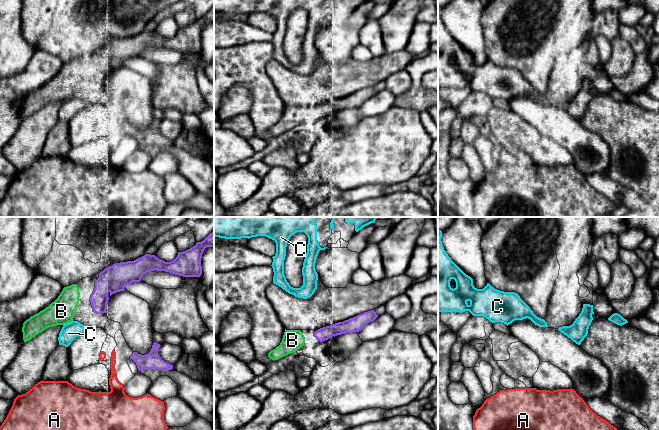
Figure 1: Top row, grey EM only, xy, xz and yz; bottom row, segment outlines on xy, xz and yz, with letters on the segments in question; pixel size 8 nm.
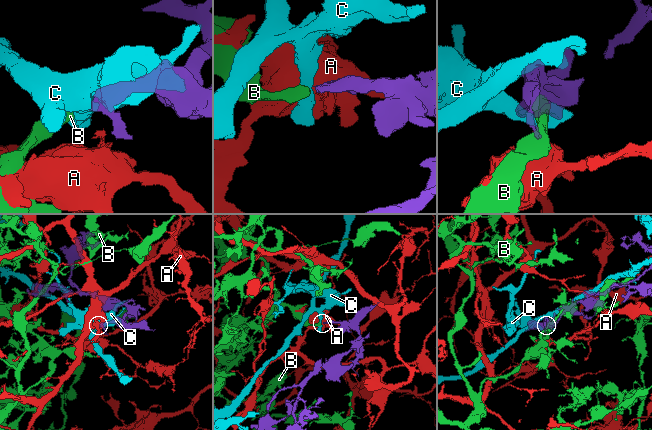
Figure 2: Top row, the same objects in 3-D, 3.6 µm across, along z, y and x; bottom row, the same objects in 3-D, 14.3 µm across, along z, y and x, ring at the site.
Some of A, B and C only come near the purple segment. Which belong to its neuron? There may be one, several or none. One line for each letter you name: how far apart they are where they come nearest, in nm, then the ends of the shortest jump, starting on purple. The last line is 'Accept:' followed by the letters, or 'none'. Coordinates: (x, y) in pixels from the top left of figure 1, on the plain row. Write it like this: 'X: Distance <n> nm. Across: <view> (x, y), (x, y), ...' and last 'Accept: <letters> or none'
B: Distance 80 nm. Across: xz (314, 111), (304, 114)
Accept: B

